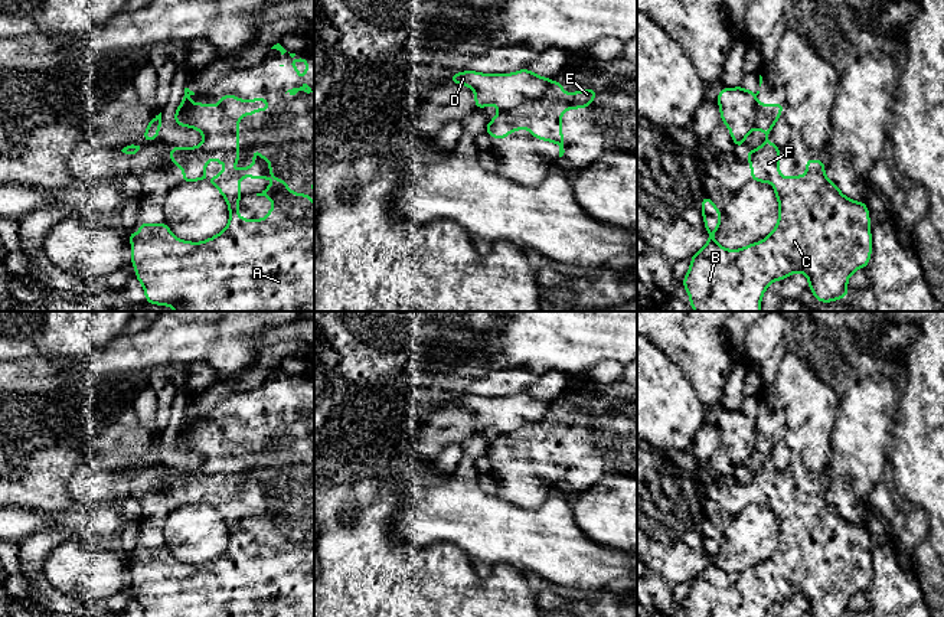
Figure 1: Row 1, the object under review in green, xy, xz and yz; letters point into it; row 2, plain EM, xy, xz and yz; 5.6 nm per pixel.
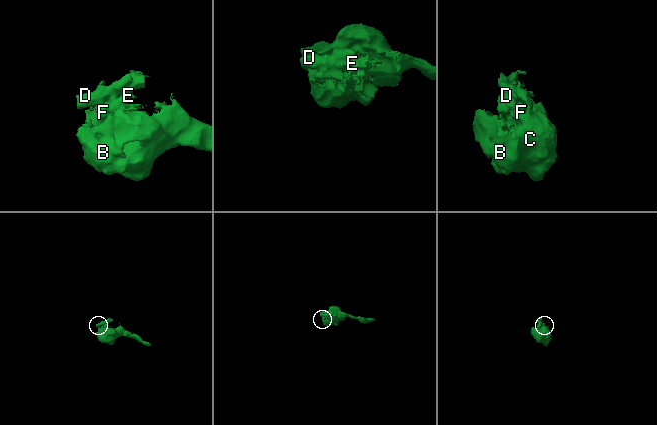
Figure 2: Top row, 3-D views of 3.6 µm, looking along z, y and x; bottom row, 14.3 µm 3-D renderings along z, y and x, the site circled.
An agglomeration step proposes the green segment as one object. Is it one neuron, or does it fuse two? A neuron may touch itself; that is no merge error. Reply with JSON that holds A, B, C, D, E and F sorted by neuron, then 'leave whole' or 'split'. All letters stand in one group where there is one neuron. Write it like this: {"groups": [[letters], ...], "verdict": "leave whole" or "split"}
{"groups": [["A", "B", "C", "E", "F"], ["D"]], "verdict": "split"}

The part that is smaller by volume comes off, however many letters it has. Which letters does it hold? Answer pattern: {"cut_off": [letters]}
{"cut_off": ["D"]}

